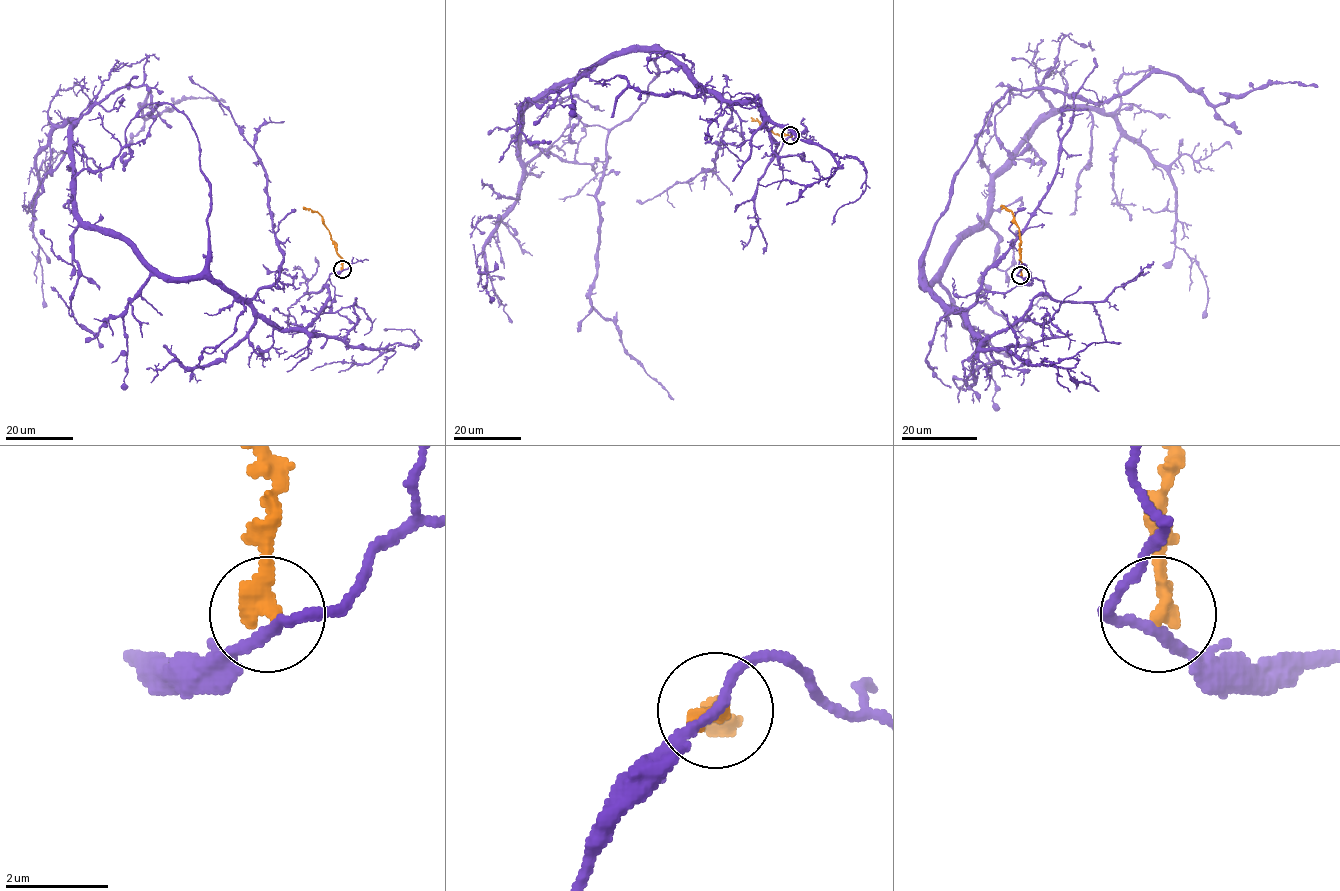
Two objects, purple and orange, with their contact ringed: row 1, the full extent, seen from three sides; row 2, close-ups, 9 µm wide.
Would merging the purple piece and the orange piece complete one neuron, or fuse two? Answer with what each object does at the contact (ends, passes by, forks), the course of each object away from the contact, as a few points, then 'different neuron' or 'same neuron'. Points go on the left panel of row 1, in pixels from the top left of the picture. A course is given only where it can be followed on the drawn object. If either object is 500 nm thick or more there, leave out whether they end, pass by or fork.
purple passes by; orange ends there; purple runs (343, 269), (313, 322), (281, 328), (208, 279), (161, 275), (80, 218), (70, 121), (36, 157), (43, 307); orange runs (342, 269), (341, 257), (323, 218), (317, 212), (302, 208); different neuron

